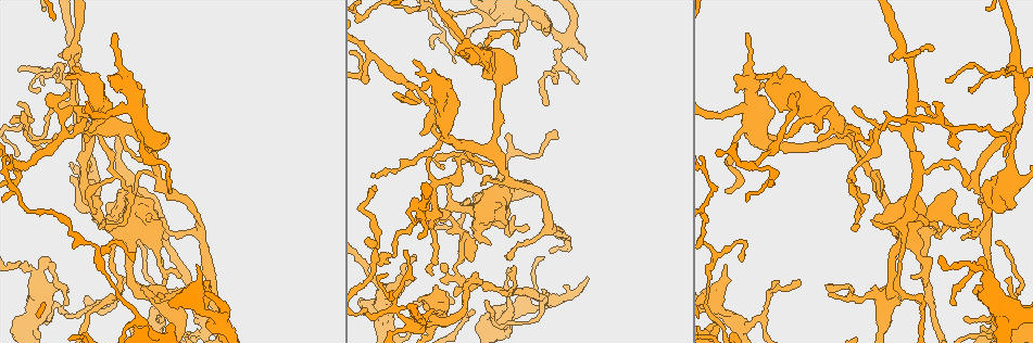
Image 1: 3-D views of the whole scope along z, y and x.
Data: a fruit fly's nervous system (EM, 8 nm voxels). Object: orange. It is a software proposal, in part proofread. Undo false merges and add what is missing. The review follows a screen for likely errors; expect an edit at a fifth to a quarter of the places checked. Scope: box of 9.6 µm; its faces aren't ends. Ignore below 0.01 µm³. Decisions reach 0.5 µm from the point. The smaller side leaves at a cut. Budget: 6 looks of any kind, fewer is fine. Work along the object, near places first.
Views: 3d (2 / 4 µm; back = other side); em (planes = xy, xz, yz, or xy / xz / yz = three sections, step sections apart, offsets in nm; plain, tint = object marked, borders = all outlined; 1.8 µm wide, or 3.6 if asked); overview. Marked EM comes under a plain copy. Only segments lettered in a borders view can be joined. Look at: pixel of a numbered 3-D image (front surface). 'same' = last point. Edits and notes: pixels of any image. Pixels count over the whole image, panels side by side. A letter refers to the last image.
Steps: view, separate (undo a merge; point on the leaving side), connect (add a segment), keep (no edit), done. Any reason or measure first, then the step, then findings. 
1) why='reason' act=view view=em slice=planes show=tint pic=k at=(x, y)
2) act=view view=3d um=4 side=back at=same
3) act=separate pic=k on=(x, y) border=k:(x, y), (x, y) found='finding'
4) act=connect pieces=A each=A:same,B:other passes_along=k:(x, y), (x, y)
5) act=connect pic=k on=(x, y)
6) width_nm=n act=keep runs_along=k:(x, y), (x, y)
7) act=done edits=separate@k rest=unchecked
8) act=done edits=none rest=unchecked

why='free end' act=view view=em slice=planes show=tint pic=1 at=(58, 80)

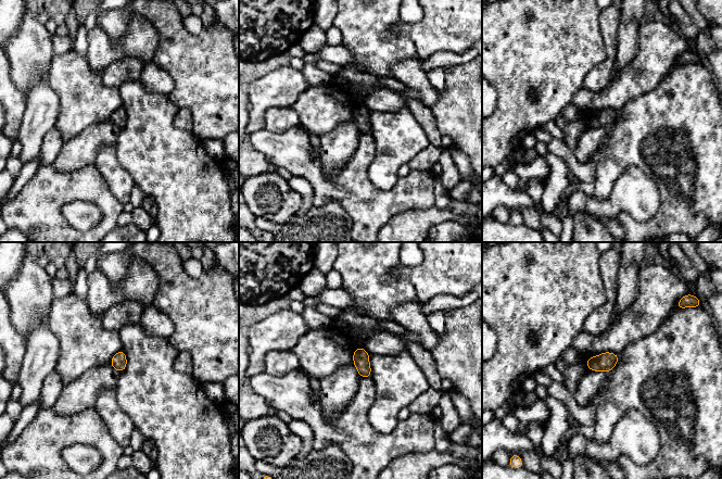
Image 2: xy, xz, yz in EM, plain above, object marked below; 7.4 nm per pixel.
why='see the neighbours' act=view view=em slice=planes show=borders at=same

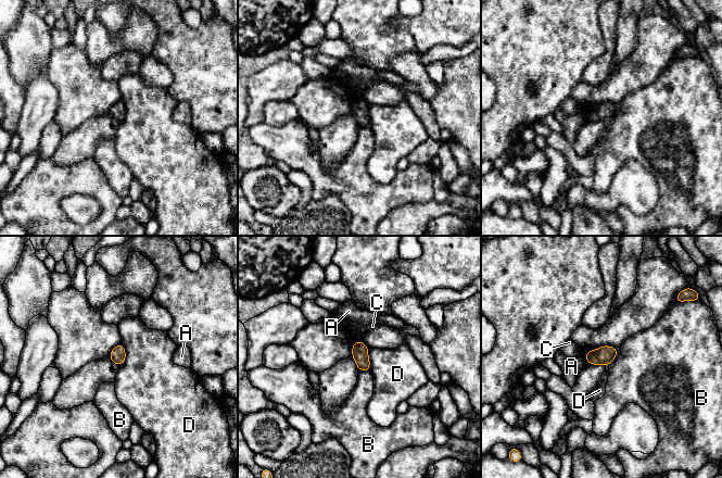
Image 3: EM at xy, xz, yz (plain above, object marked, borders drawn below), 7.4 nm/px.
act=keep each=A:other,B:other,C:other,D:other found='no lettered segment goes on from it'

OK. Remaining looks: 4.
why='an open end' act=view view=em slice=planes show=borders pic=1 at=(872, 287)

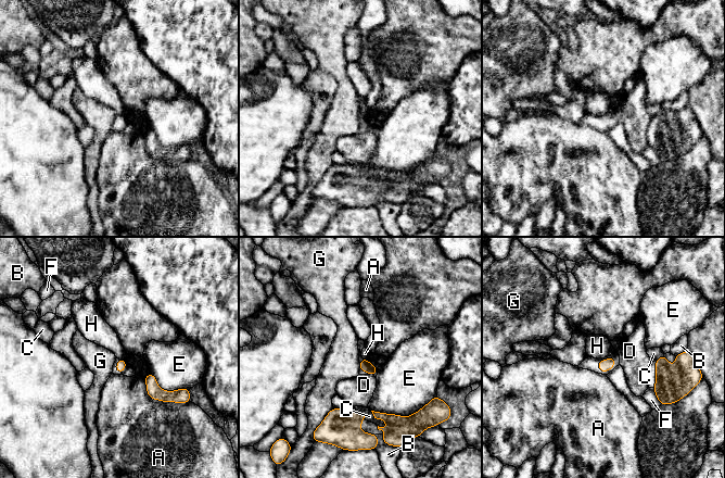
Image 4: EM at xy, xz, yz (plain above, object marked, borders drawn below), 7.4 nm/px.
act=keep each=A:other,B:other,C:other,D:other,E:other,F:other,G:other,H:other border=4:(118, 357), (123, 359) found='none of them fits'

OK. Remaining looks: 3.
why='tapers out' act=view view=3d um=2 pic=1 at=(555, 138)

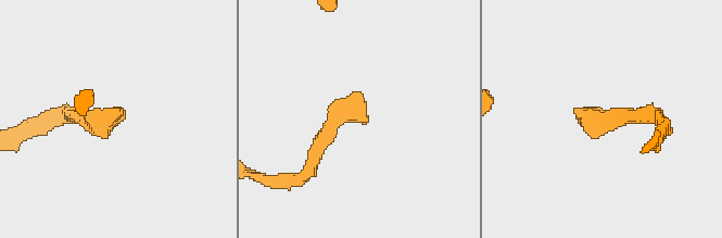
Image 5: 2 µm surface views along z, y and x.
why='now the EM' act=view view=em slice=planes show=borders pic=5 at=(596, 108)

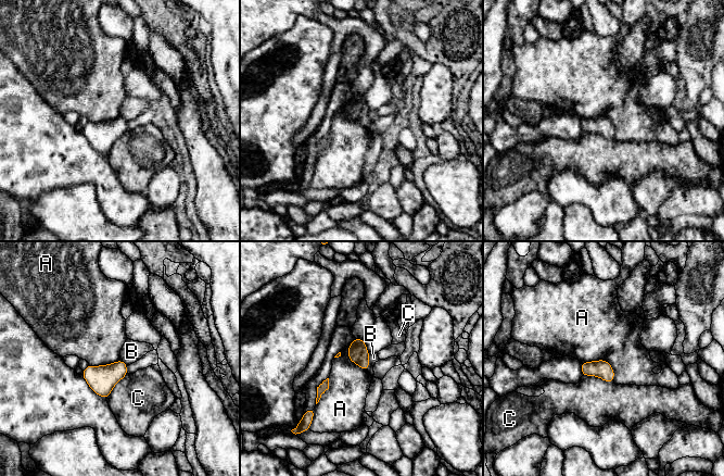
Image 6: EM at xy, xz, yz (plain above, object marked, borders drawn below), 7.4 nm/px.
width_nm=140 longest_contact=A:300nm act=keep each=A:other,B:other,C:other found='none of them fits'

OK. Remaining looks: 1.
act=done edits=none rest=unchecked

